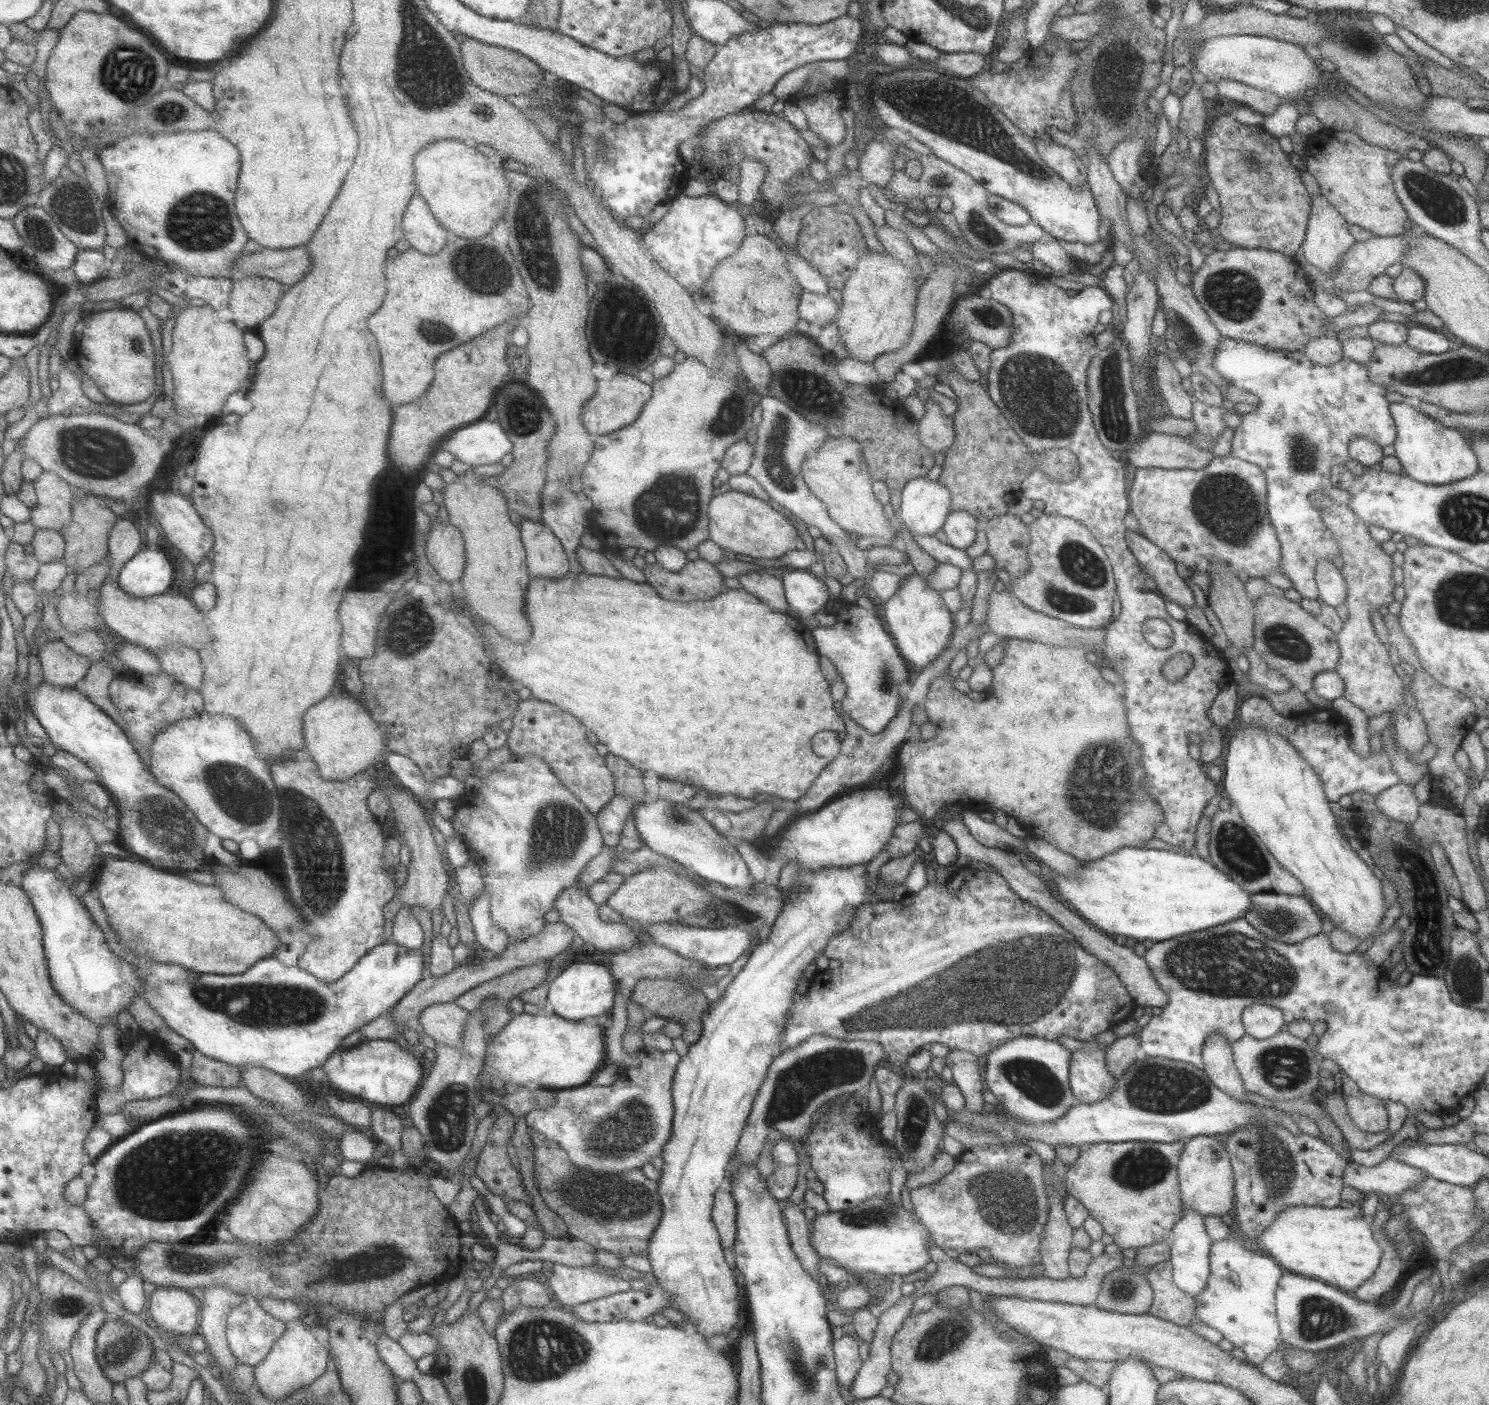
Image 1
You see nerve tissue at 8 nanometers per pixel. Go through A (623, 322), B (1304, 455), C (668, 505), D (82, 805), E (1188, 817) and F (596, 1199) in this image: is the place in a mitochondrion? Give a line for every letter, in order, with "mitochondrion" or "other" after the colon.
A: mitochondrion
B: mitochondrion
C: mitochondrion
D: other
E: other
F: mitochondrion

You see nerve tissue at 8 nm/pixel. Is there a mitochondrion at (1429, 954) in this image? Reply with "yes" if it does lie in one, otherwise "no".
yes

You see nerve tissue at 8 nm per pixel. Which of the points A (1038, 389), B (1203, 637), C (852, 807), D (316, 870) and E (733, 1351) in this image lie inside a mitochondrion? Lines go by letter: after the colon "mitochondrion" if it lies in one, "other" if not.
A: mitochondrion
B: other
C: other
D: mitochondrion
E: other

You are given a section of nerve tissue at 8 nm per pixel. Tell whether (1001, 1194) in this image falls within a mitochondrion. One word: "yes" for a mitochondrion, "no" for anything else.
yes

